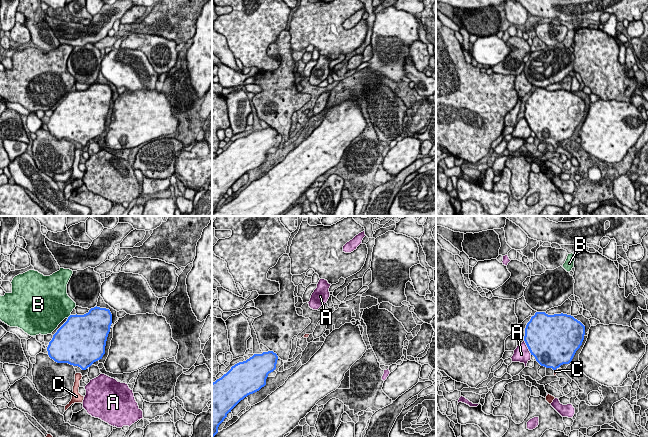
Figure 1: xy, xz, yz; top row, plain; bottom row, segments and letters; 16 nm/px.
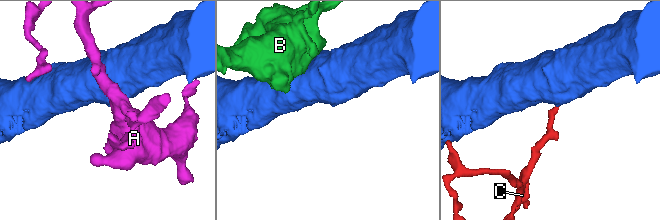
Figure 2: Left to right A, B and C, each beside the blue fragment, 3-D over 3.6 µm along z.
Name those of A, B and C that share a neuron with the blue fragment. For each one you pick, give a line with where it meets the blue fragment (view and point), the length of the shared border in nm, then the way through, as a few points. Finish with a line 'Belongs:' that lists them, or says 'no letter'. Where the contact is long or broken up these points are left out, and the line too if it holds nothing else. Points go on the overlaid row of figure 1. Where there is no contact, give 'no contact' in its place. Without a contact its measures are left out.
C: meets blue in yz at (555, 369); contact 80 nm long; runs through yz (552, 354), (555, 369), (555, 371)
Belongs: C

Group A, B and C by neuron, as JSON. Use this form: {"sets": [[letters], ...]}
{"sets": [["A"], ["B"], ["C"]]}

